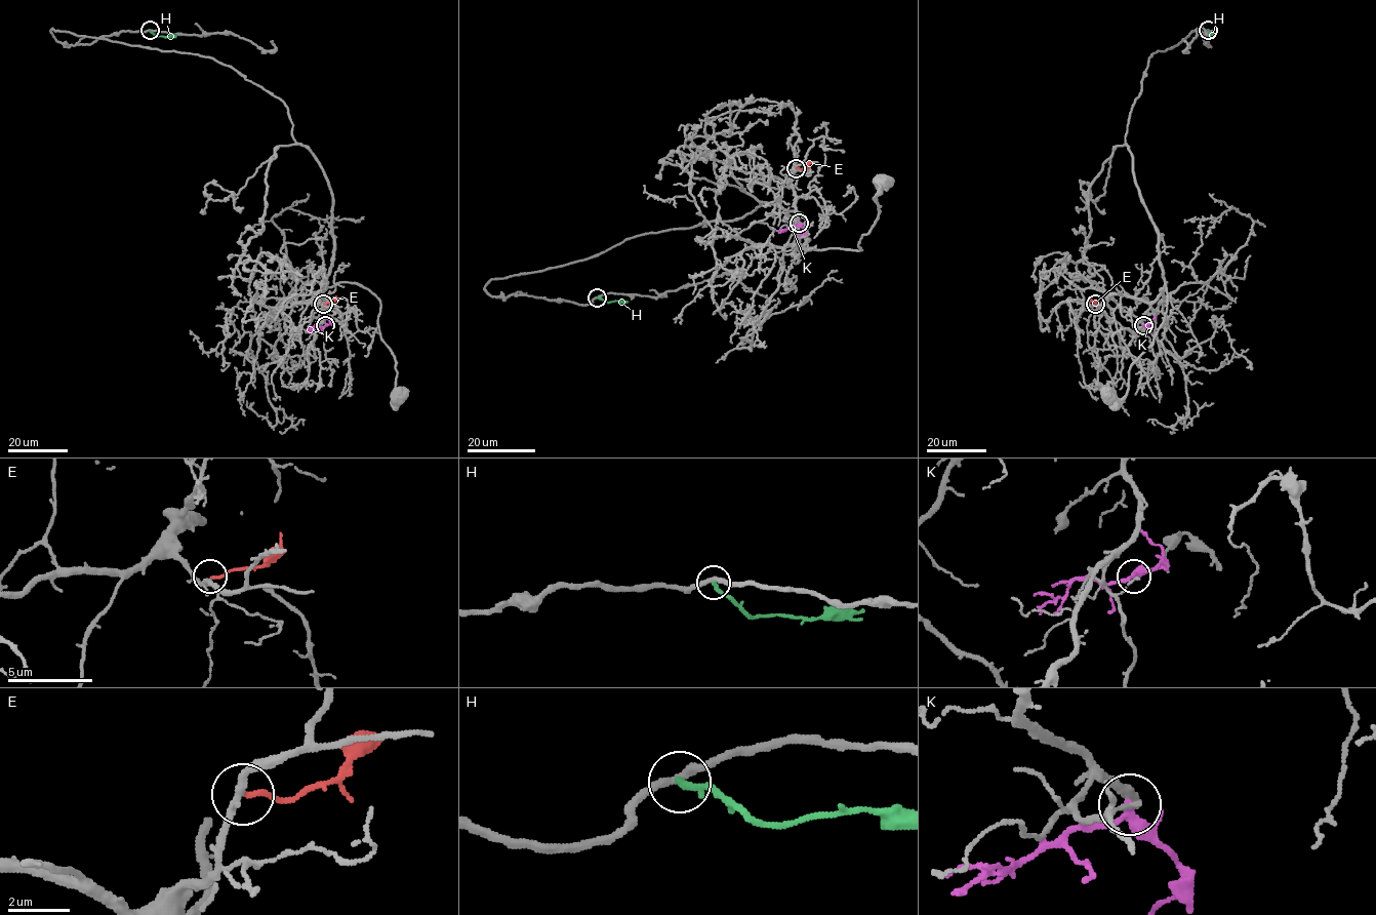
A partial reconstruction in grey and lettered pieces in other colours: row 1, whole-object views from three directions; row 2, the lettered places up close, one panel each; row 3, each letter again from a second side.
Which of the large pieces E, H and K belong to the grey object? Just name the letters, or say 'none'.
none

